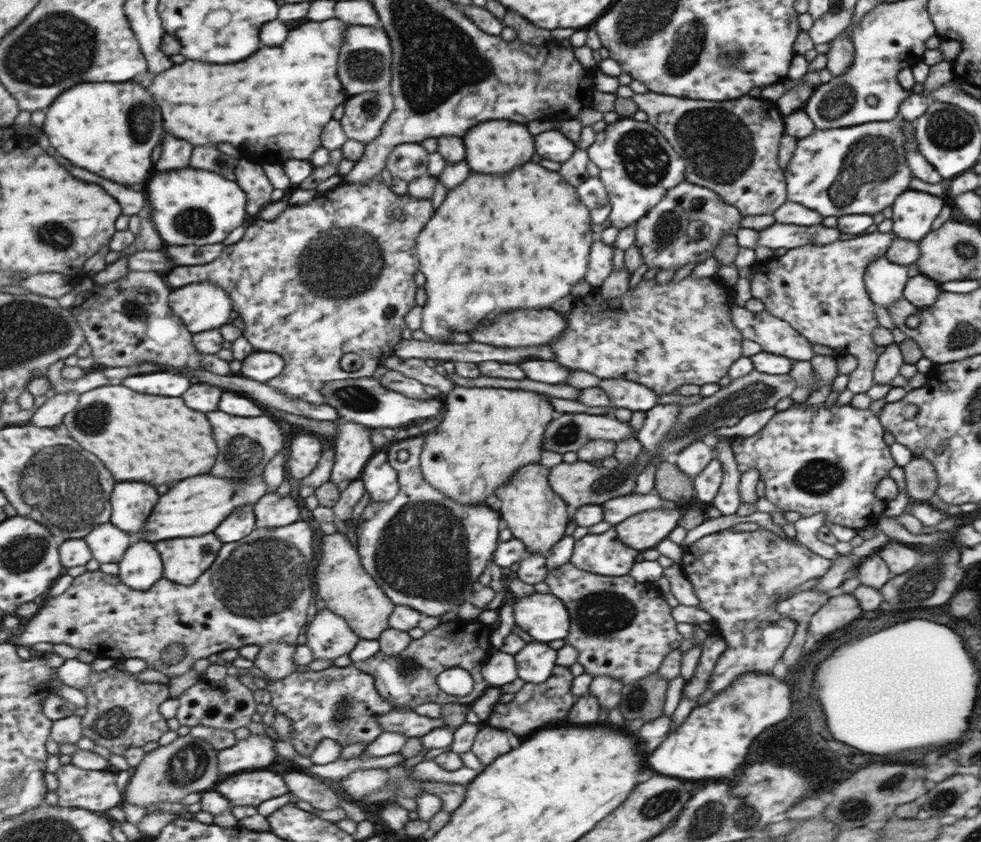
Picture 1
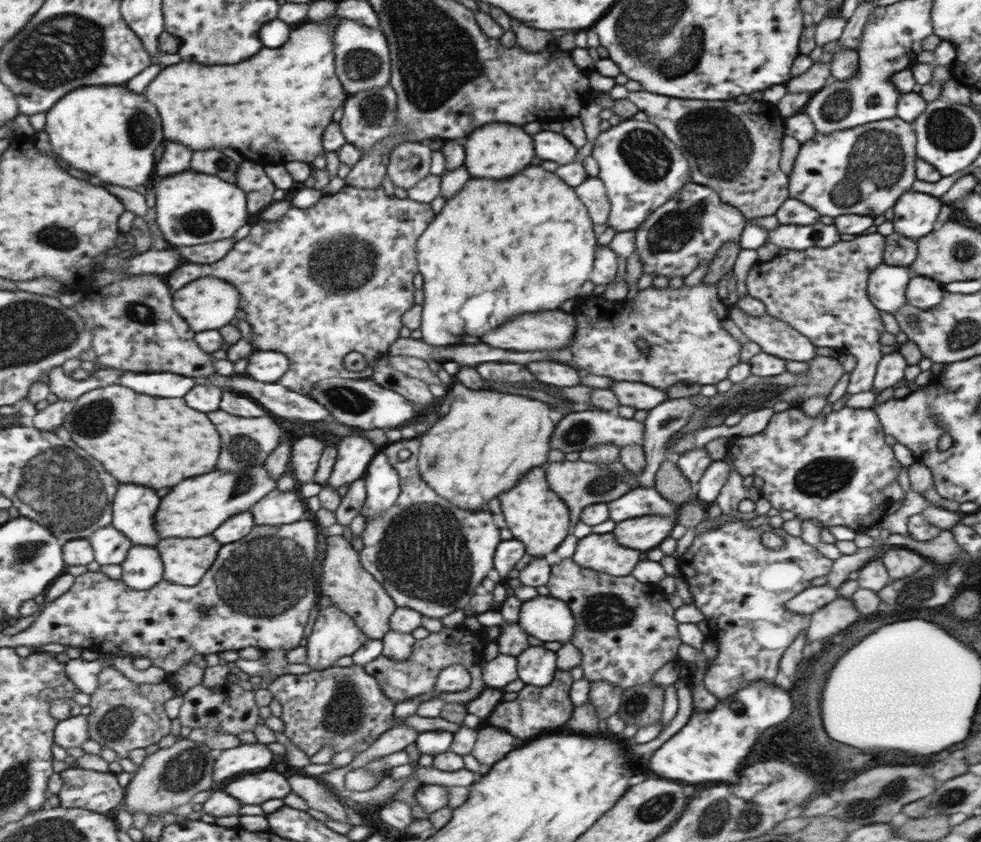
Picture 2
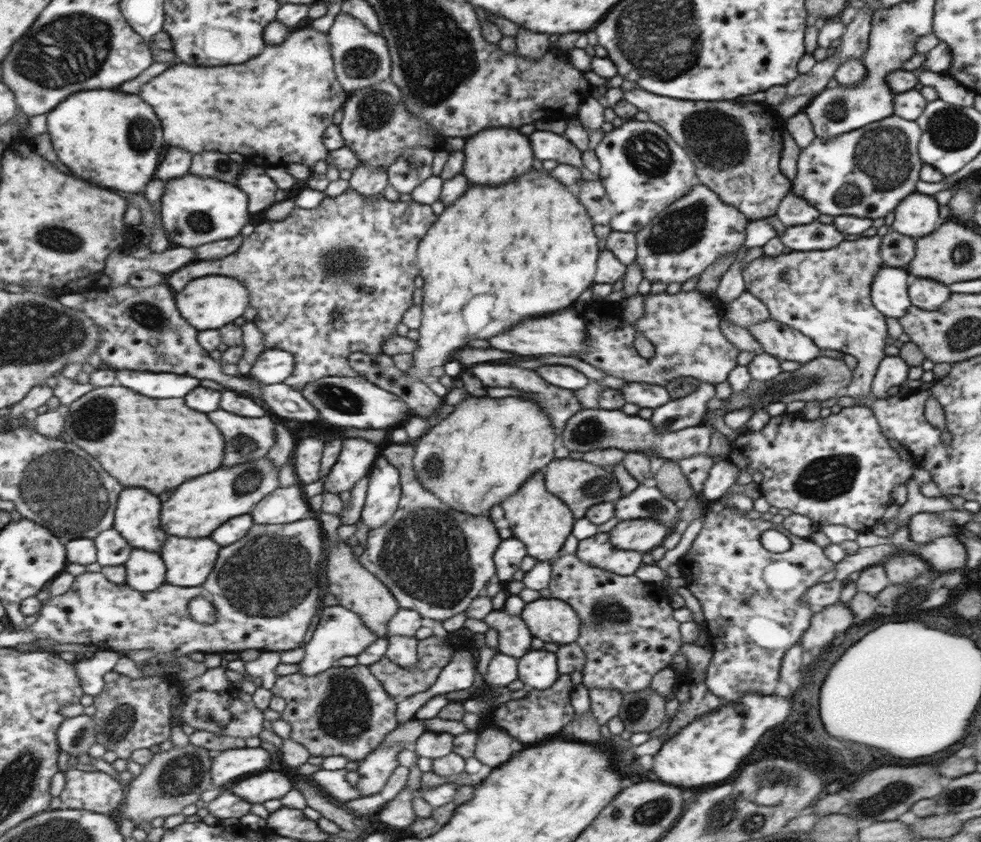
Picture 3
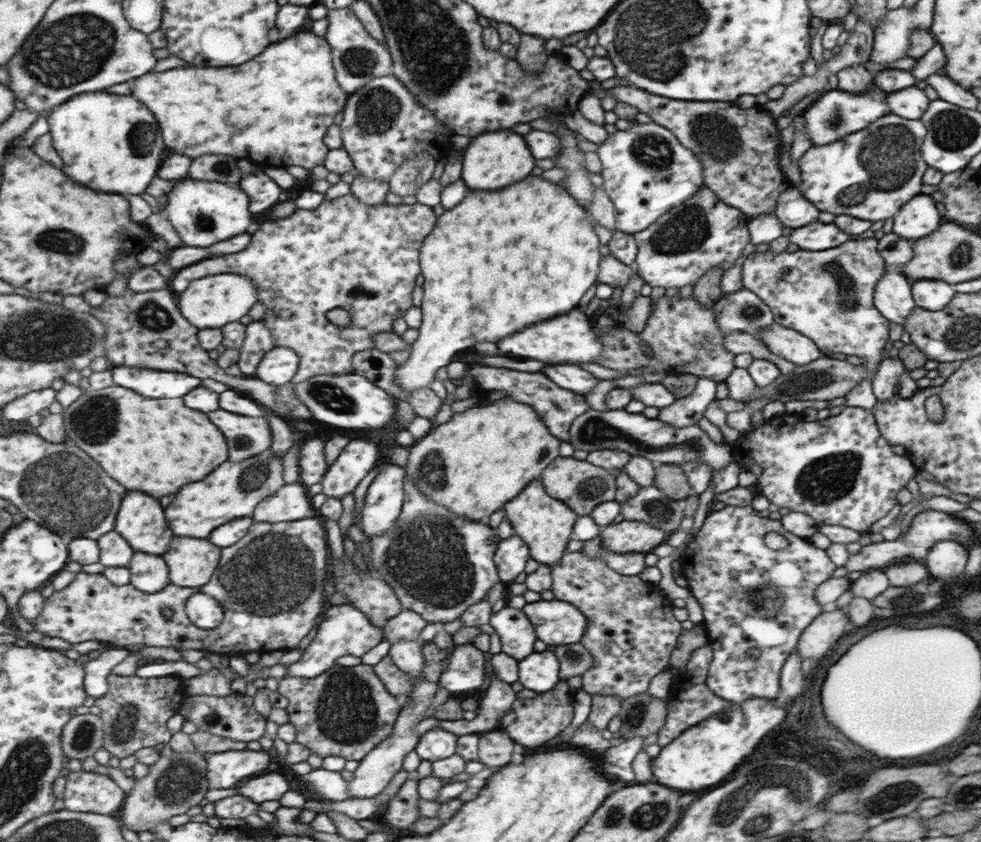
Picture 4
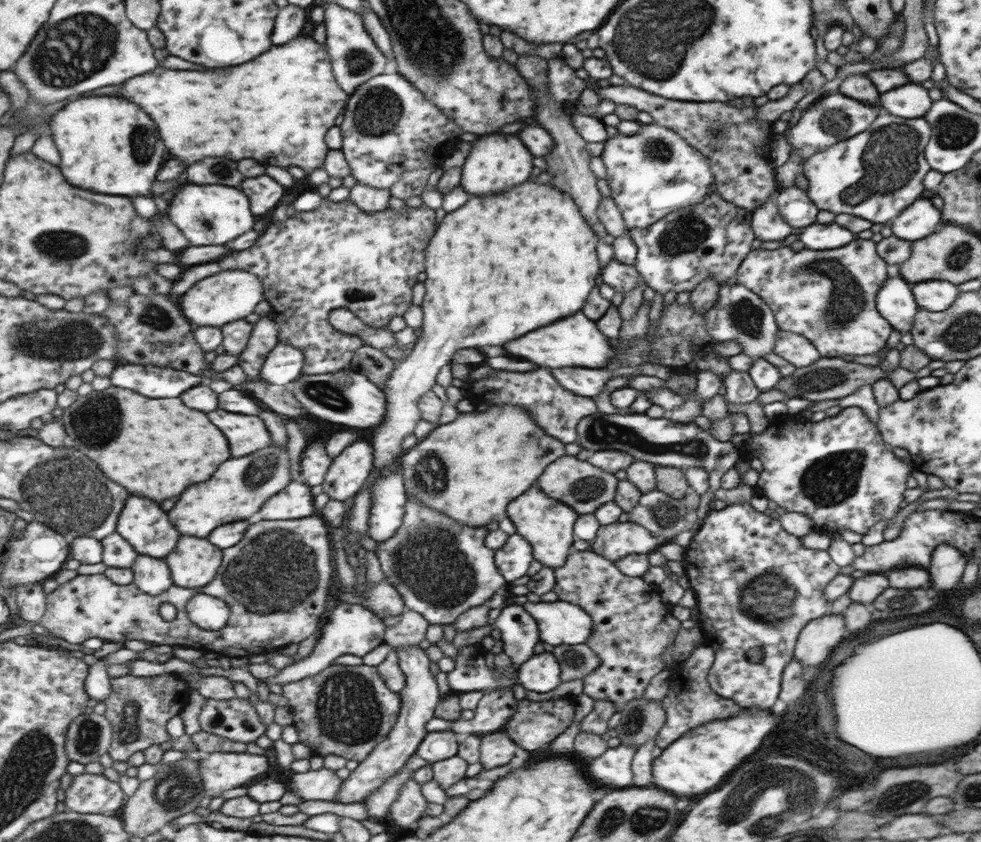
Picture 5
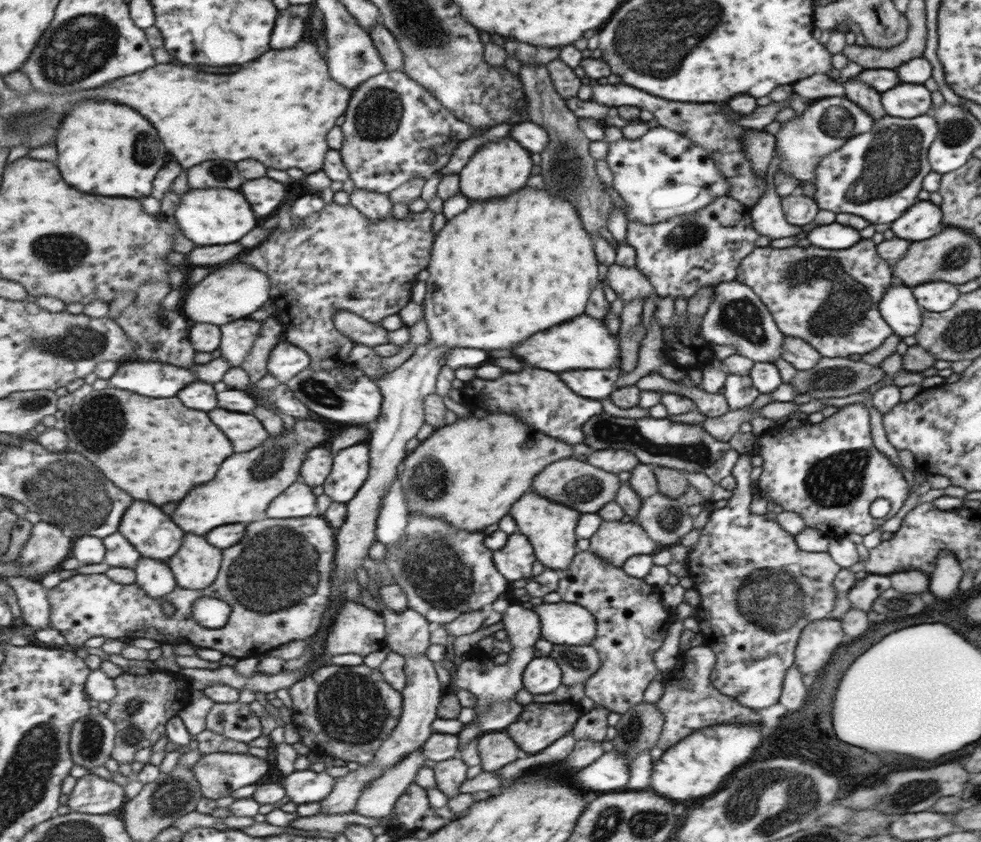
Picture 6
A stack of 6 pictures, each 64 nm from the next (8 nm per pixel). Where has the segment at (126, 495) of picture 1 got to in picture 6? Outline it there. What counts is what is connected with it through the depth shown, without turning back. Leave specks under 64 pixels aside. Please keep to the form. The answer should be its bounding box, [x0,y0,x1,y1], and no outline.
[118,500,185,563]

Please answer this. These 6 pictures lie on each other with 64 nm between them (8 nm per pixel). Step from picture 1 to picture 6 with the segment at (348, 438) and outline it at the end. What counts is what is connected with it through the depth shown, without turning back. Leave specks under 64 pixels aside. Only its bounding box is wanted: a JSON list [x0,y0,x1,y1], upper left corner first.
[323,442,370,502]

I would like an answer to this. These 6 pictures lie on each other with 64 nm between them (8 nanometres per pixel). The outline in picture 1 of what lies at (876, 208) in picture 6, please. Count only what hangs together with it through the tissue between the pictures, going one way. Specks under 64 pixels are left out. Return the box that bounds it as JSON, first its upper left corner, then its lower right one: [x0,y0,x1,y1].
[783,120,912,216]

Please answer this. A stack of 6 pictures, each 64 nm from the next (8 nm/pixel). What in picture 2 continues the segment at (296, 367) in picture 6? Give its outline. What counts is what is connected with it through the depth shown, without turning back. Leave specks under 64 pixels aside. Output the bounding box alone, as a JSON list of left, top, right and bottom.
[246,350,291,383]

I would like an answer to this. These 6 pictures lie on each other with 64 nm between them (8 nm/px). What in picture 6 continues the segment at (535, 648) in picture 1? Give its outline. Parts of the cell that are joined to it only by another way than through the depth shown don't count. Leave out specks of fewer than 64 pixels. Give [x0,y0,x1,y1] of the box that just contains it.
[522,656,562,694]

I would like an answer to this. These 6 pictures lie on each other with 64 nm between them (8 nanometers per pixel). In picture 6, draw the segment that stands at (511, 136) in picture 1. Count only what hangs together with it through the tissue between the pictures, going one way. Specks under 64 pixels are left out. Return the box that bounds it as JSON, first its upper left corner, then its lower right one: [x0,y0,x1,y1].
[458,136,533,201]

